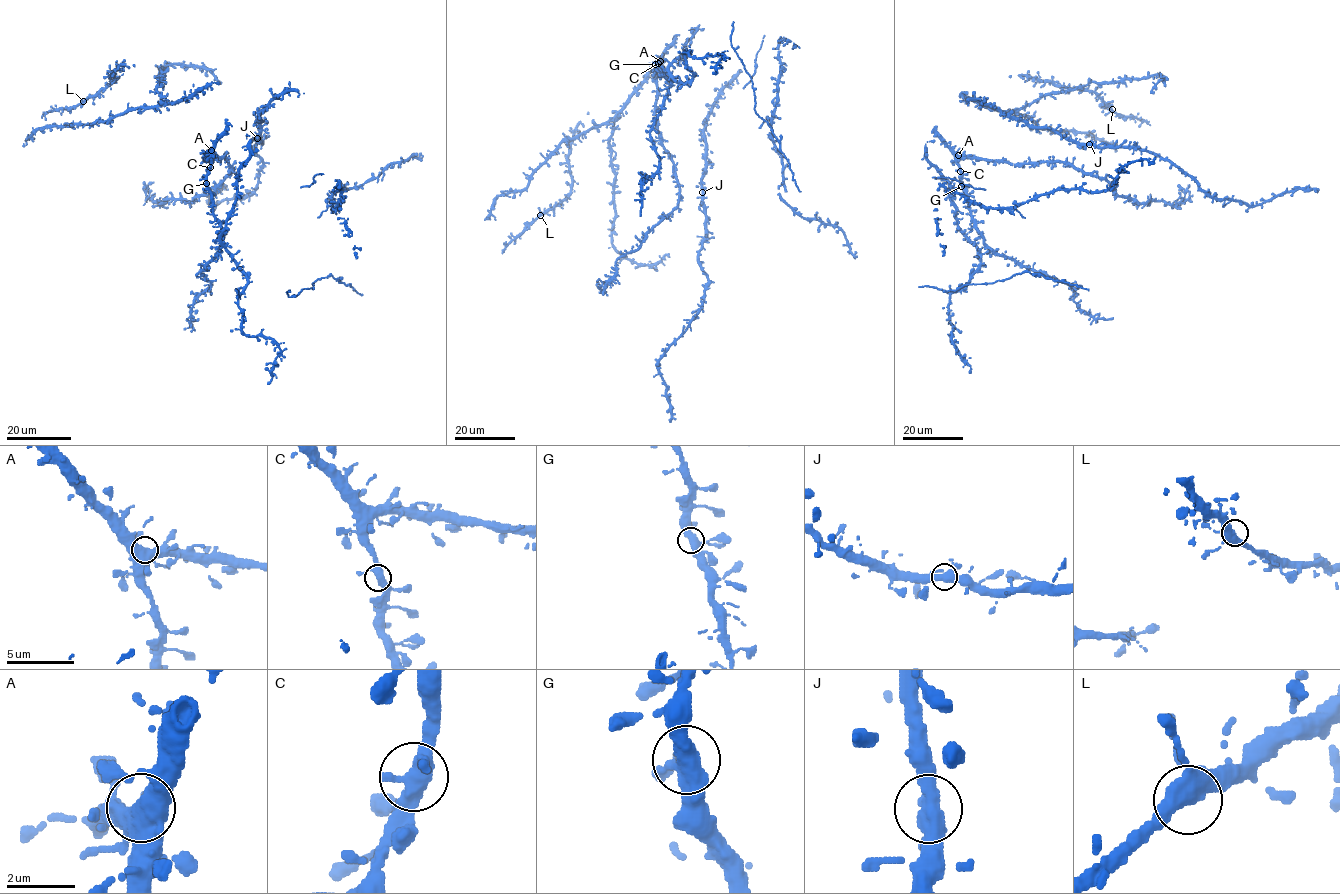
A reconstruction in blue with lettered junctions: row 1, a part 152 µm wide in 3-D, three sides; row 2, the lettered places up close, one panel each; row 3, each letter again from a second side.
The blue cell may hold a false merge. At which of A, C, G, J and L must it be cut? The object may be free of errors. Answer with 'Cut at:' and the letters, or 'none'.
Cut at: none

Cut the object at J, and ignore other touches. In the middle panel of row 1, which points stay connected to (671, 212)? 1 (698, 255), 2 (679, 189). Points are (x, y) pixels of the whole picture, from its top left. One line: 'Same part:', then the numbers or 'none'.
Same part: 2

